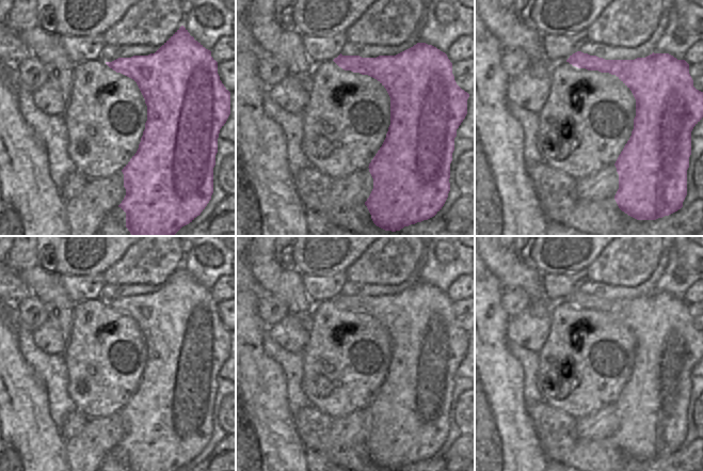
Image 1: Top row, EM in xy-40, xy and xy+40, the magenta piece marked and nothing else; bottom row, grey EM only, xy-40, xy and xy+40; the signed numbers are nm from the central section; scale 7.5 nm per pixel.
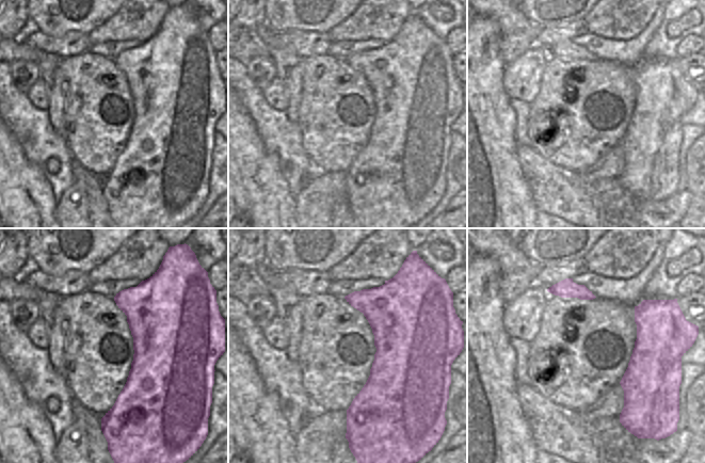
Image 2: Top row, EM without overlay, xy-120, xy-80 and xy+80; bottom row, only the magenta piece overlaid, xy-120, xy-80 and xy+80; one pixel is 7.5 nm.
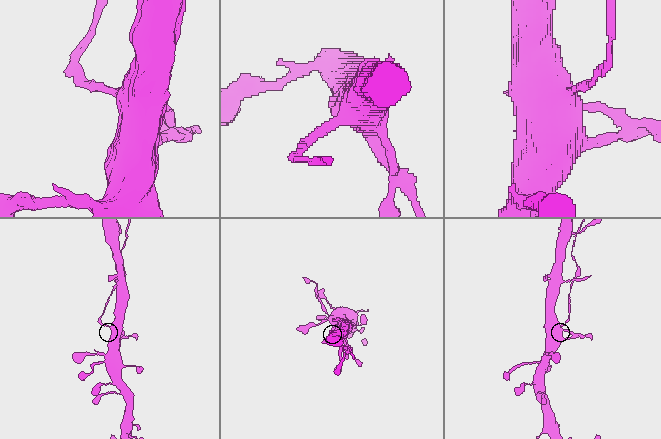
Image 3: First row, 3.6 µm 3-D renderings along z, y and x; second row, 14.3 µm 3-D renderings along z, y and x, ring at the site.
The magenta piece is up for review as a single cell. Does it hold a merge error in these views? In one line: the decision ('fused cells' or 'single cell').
fused cells

